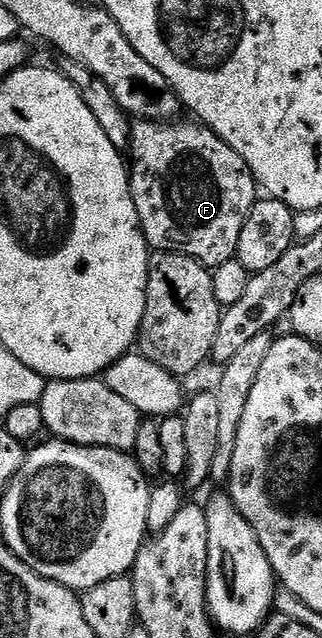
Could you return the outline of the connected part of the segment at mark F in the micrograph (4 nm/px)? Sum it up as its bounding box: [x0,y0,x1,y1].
[129,120,257,268]

